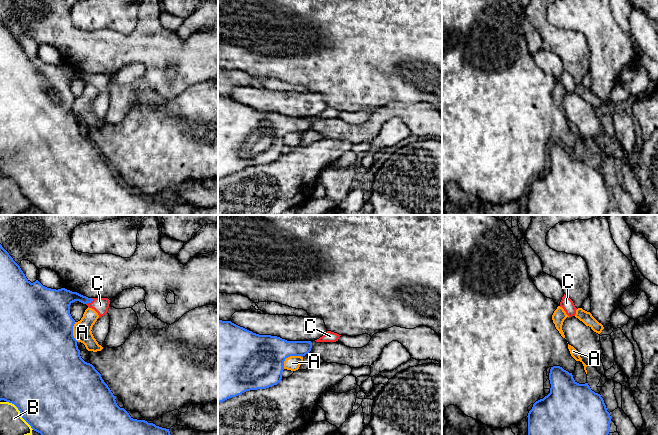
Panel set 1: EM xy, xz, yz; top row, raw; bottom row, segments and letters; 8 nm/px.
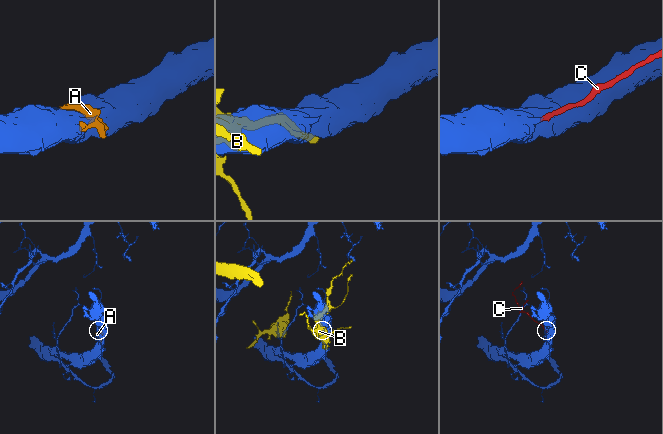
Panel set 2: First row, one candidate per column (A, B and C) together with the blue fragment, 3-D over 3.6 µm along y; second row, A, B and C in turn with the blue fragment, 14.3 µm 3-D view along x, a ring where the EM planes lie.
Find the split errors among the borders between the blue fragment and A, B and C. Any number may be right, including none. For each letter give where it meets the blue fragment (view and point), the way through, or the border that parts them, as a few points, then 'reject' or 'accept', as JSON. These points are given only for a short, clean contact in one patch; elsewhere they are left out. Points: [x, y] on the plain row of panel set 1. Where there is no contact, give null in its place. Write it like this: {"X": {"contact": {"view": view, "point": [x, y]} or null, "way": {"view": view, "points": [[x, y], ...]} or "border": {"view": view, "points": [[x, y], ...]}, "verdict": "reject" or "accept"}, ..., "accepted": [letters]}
{"A": {"contact": {"view": "xz", "point": [289, 132]}, "verdict": "reject"}, "B": {"contact": {"view": "xy", "point": [20, 188]}, "verdict": "reject"}, "C": {"contact": {"view": "xy", "point": [89, 78]}, "way": {"view": "xy", "points": [[58, 78], [64, 73], [89, 78], [100, 81]]}, "verdict": "accept"}, "accepted": ["C"]}

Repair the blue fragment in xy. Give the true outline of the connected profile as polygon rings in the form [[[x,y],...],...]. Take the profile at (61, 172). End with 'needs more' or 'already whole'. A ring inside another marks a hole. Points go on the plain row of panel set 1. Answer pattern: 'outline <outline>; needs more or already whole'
outline [[[0,20],[0,177],[4,176],[14,180],[20,187],[22,194],[31,204],[46,215],[172,215],[169,205],[156,202],[145,196],[133,195],[124,184],[120,184],[116,179],[115,172],[102,155],[101,150],[92,140],[85,138],[81,134],[80,126],[77,122],[78,117],[73,112],[75,96],[70,90],[70,81],[75,77],[79,77],[94,85],[99,93],[106,91],[110,80],[108,74],[88,74],[65,64],[58,66],[47,64],[38,56],[31,59],[20,42]]]; needs more

